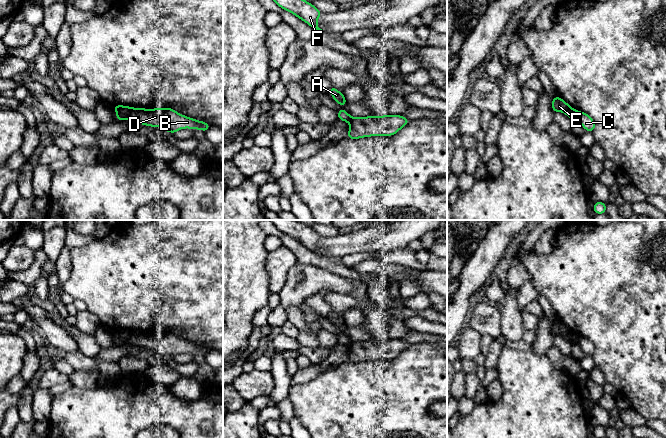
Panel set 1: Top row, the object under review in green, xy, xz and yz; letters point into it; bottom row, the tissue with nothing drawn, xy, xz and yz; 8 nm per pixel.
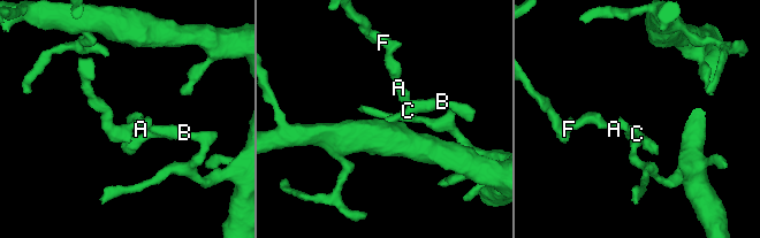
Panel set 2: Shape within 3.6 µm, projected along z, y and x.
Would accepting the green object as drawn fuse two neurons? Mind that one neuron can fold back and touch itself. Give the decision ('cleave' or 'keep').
cleave

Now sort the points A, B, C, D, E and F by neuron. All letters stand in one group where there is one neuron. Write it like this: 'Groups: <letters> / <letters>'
Groups: A E F / B C D

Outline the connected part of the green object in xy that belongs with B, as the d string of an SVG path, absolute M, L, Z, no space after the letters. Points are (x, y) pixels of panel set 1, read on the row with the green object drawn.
M131 108L127 119L146 126L160 126L173 134L181 128L200 129L206 132L212 126L206 122L181 115L172 108Z

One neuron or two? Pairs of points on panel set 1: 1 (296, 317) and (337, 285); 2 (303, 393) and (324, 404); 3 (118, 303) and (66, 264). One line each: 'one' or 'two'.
1: two
2: one
3: two

